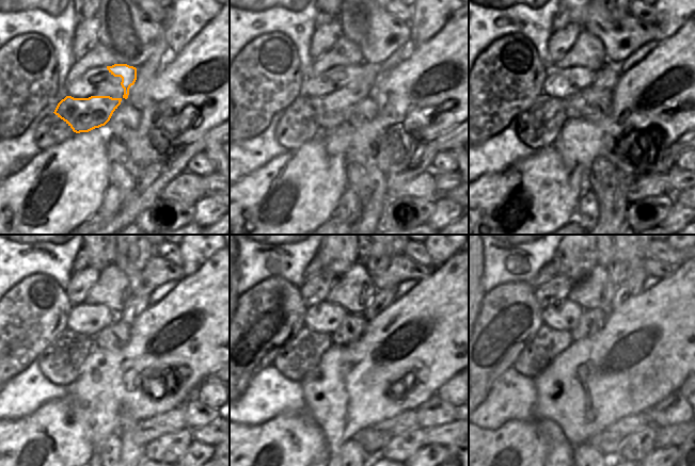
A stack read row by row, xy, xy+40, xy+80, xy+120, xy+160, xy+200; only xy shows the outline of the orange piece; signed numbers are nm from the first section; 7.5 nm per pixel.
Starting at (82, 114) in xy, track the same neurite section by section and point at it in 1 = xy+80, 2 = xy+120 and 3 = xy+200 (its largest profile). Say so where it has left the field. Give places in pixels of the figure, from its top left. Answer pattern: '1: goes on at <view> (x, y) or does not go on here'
1: goes on at xy+80 (607, 76)
2: goes on at xy+120 (137, 305)
3: goes on at xy+200 (631, 286)

